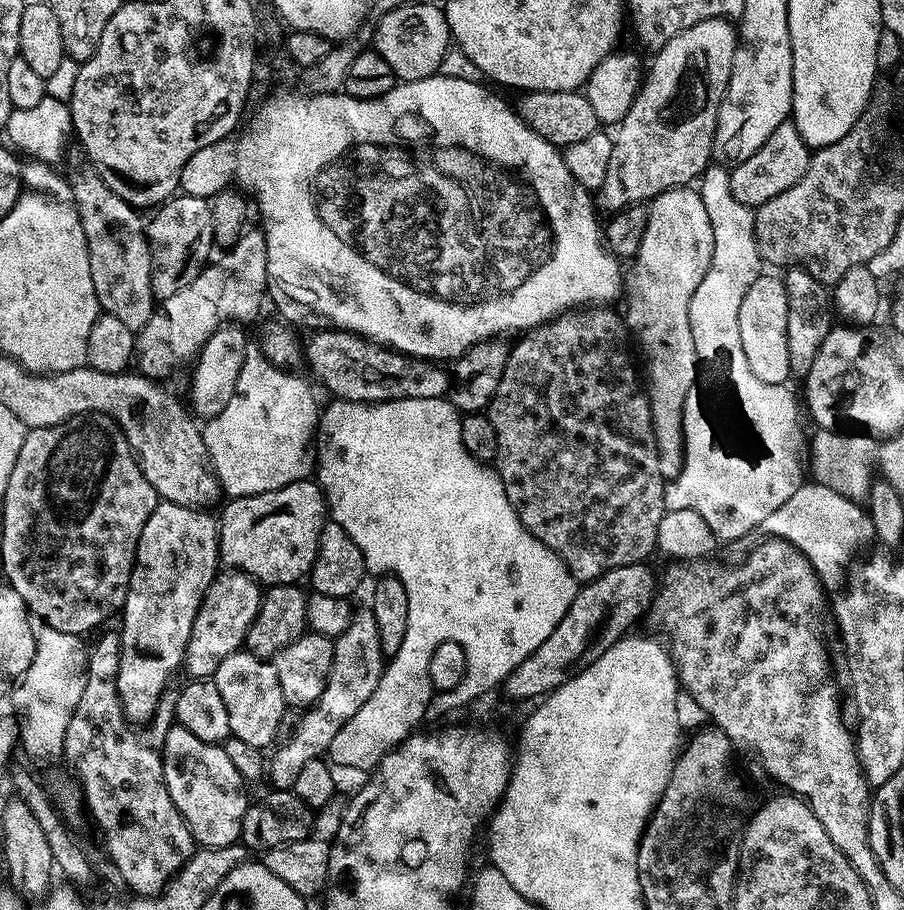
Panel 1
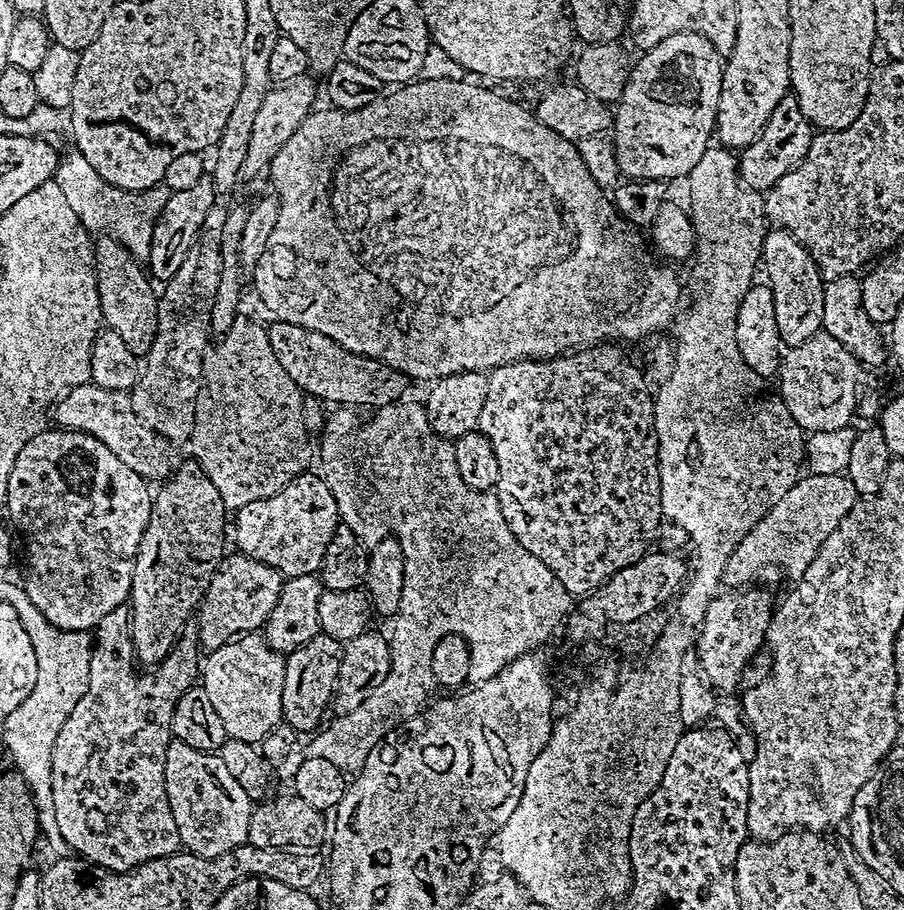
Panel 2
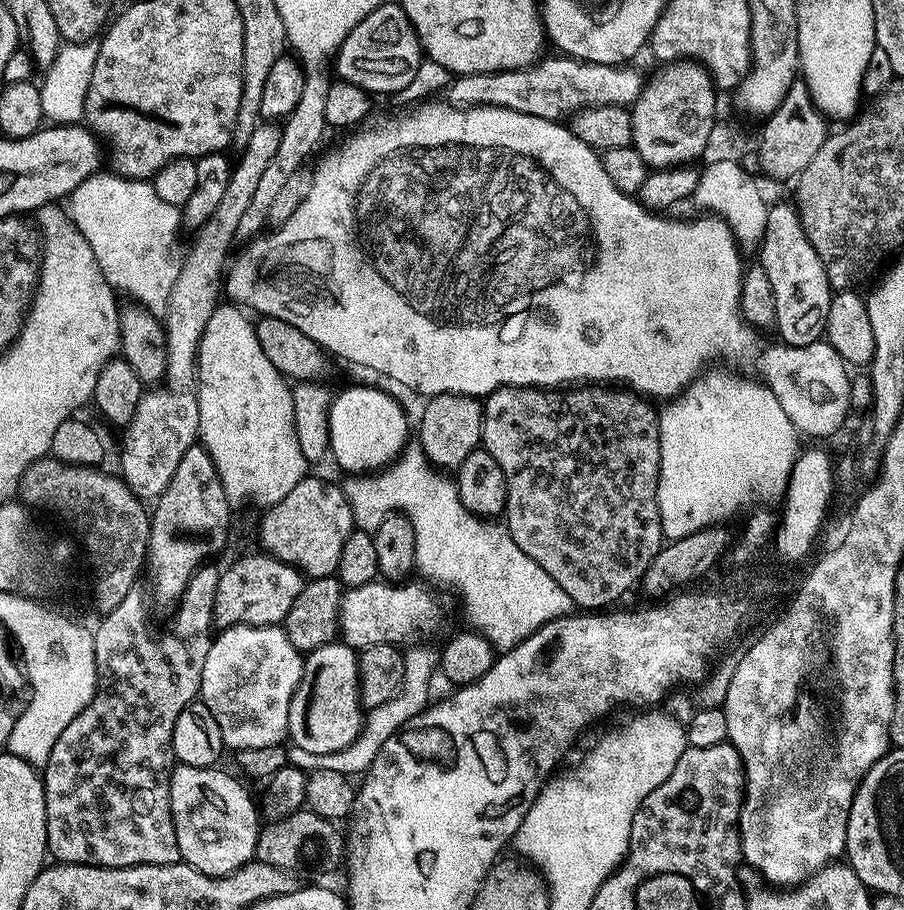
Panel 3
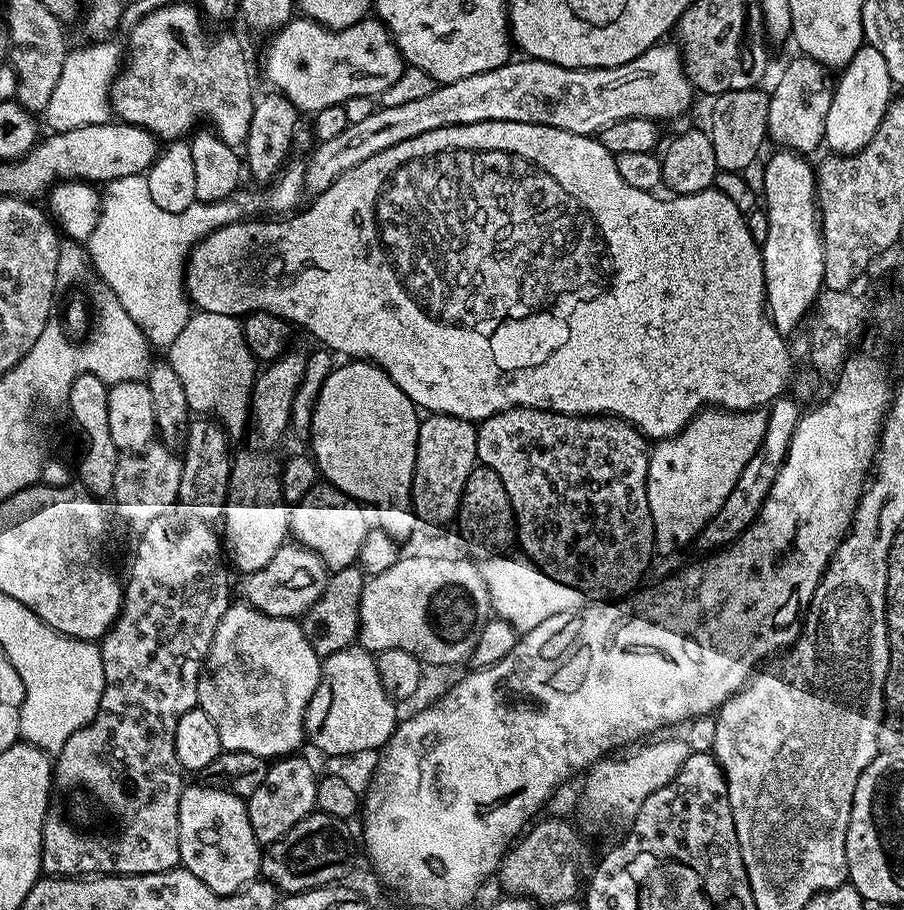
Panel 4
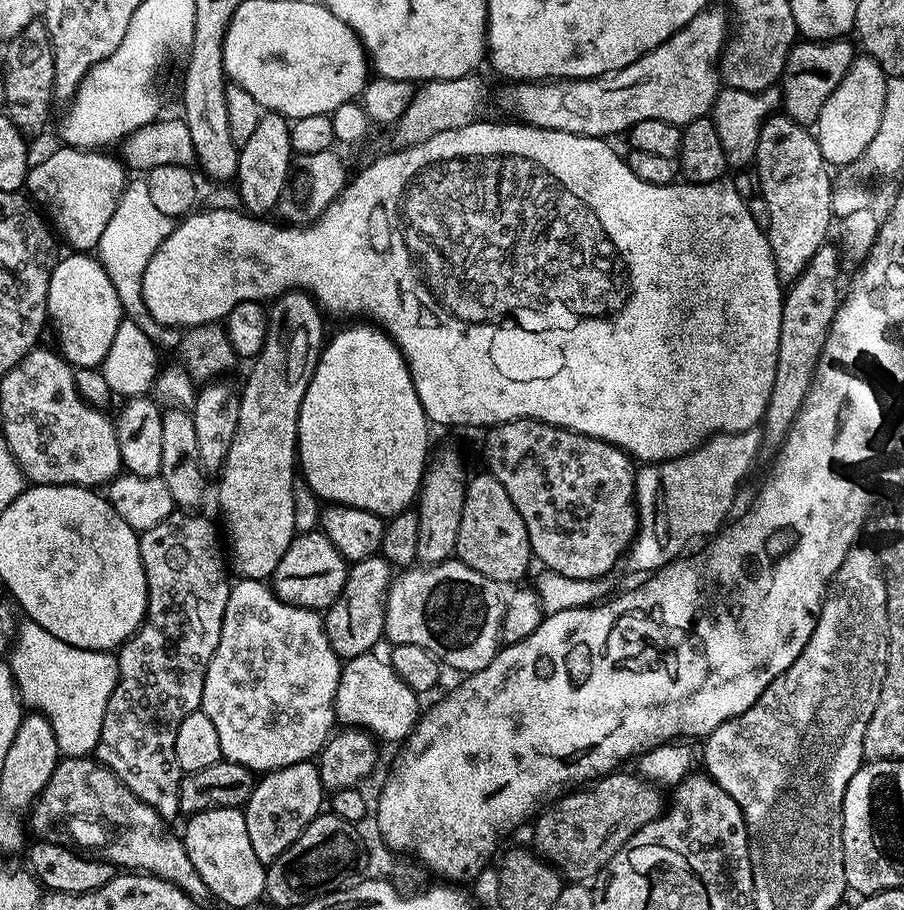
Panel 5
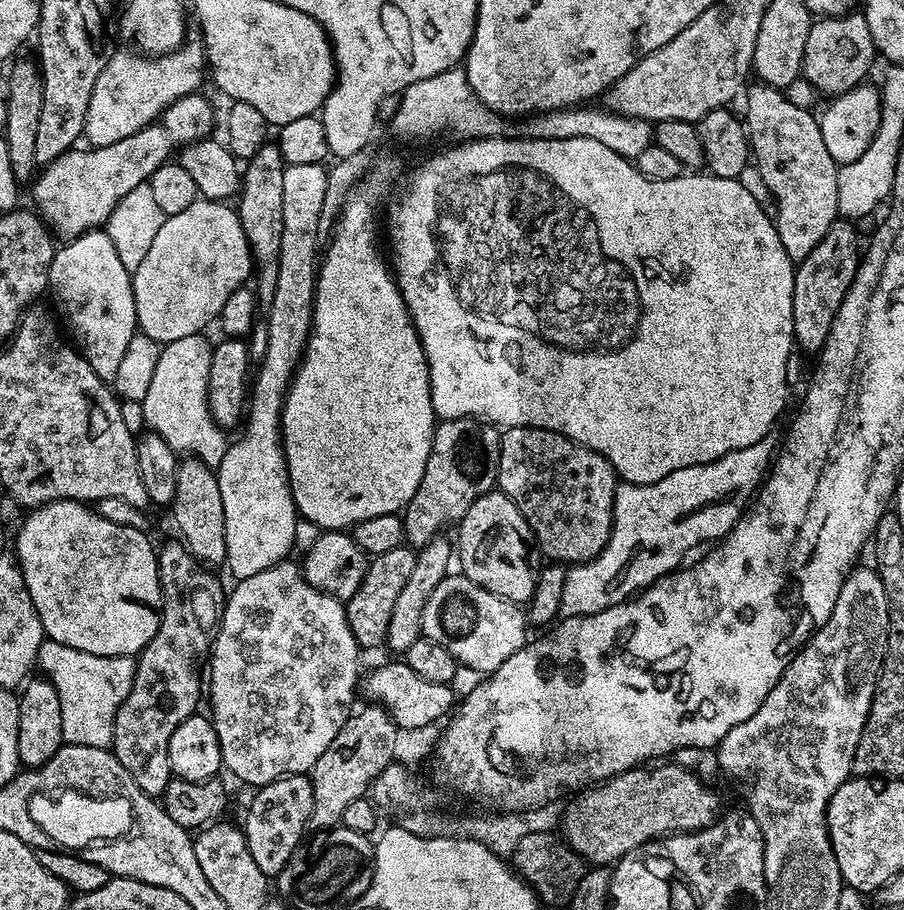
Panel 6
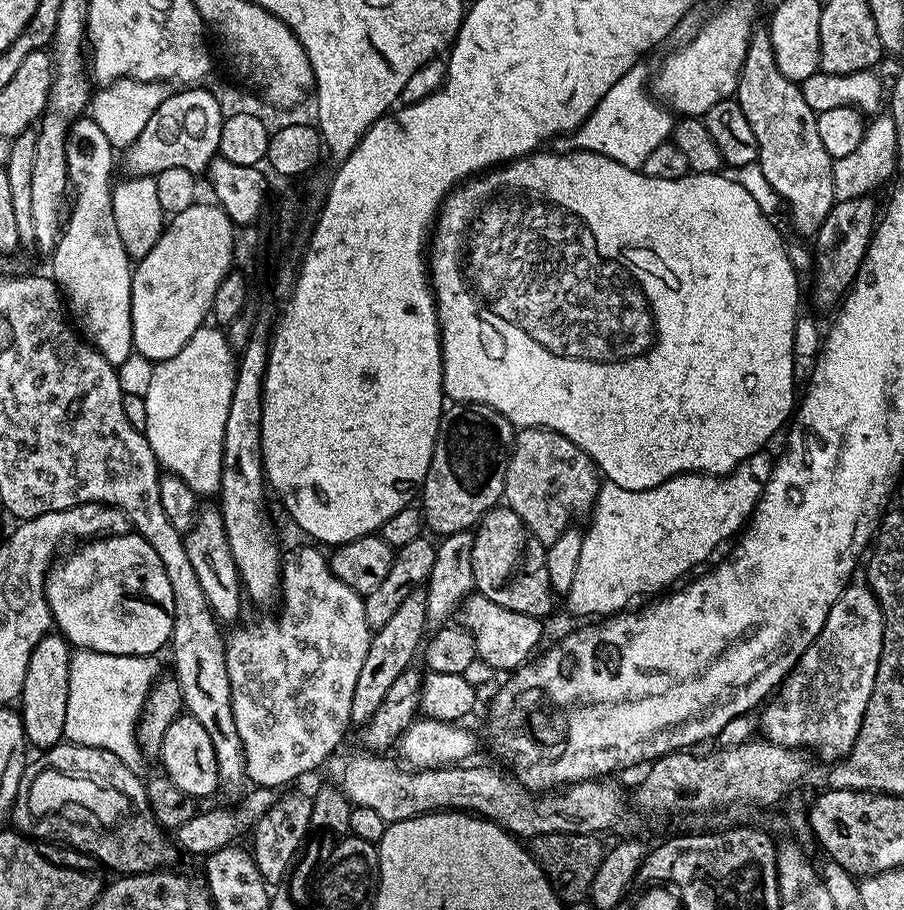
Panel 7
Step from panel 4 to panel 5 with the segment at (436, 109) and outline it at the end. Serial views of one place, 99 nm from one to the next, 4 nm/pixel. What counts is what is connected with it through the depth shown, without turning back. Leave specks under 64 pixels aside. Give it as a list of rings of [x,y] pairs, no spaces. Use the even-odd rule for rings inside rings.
[[[715,6],[699,12],[689,24],[678,29],[666,42],[662,42],[652,52],[630,62],[617,72],[607,72],[605,76],[595,76],[589,80],[522,80],[504,82],[500,88],[500,104],[508,112],[513,112],[521,124],[533,124],[535,128],[549,128],[559,132],[569,132],[579,136],[599,136],[612,138],[615,132],[627,133],[638,122],[658,118],[662,122],[686,125],[691,120],[707,117],[712,104],[722,89],[718,71],[720,54],[730,35],[730,16]]]

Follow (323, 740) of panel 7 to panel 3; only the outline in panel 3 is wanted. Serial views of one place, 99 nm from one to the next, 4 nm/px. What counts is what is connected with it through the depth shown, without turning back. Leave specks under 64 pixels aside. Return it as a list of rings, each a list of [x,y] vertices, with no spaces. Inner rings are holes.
[[[232,624],[215,633],[208,647],[206,662],[202,662],[199,699],[214,714],[218,730],[222,730],[225,745],[233,750],[259,750],[275,748],[285,743],[288,735],[290,702],[298,682],[302,678],[304,656],[287,637],[285,629],[275,624]]]

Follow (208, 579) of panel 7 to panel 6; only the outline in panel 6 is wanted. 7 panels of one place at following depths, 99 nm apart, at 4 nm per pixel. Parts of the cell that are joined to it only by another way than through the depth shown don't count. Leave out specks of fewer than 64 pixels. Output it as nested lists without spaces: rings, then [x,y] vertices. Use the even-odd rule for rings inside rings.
[[[184,458],[176,465],[174,498],[170,505],[172,520],[176,523],[179,539],[188,552],[205,566],[223,565],[227,558],[226,518],[222,514],[222,493],[218,491],[215,471],[201,460]]]

